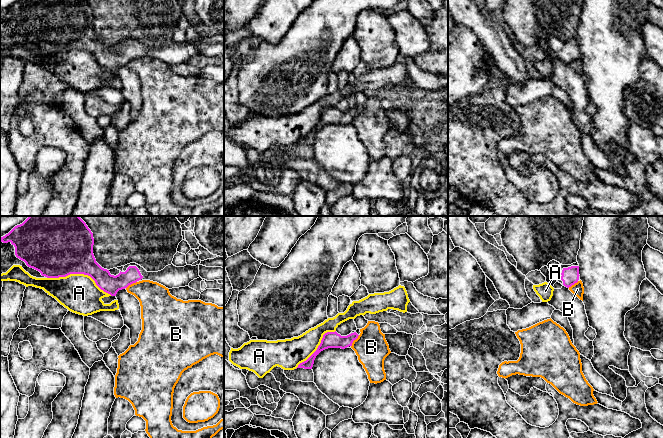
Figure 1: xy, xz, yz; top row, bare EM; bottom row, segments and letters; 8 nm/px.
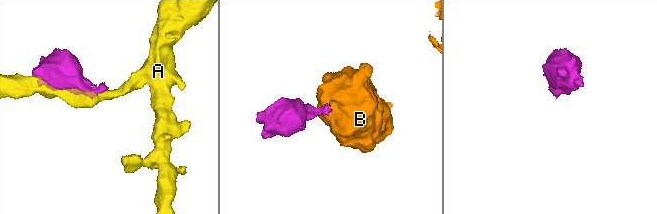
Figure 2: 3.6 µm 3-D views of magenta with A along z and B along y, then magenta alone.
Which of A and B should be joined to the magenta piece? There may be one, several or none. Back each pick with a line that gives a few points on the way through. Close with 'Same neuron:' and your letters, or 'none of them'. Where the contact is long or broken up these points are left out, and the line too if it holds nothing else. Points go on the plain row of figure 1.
Same neuron: none of them

